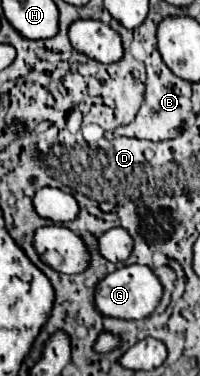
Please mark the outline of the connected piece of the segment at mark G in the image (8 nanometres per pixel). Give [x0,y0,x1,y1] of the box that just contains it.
[96,264,162,320]

